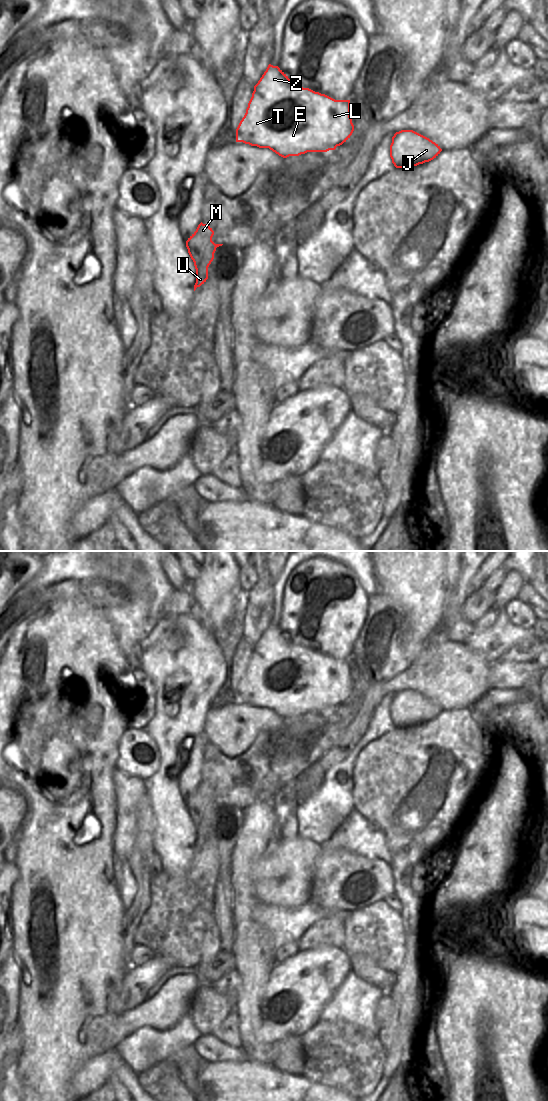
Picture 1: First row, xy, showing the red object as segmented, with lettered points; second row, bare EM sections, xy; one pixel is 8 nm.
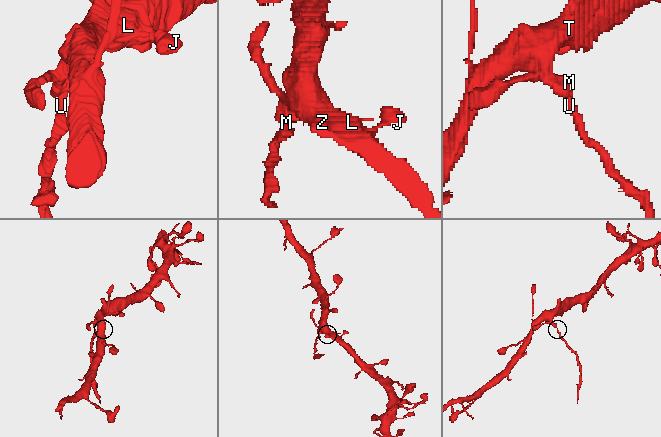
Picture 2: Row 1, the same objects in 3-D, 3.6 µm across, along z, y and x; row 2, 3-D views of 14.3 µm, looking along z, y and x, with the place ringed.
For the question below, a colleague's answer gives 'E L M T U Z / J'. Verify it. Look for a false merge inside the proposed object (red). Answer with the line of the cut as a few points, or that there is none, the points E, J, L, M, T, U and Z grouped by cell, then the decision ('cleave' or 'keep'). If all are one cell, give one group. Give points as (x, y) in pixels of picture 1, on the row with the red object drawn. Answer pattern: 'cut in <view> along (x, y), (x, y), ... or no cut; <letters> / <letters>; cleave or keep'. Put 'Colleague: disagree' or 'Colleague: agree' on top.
Colleague: disagree
cut in xy along (215, 247), (208, 247), (204, 251), (201, 260), (195, 266); E J L M T Z / U; cleave

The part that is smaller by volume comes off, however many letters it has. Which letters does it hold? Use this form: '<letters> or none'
U

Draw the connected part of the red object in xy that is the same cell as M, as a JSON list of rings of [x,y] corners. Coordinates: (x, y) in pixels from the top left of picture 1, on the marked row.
[[[202,222],[198,225],[196,231],[186,241],[186,247],[194,266],[197,266],[207,248],[217,248],[223,244],[215,244],[212,241],[214,231],[207,224]]]

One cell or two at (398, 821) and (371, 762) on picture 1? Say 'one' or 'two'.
one

